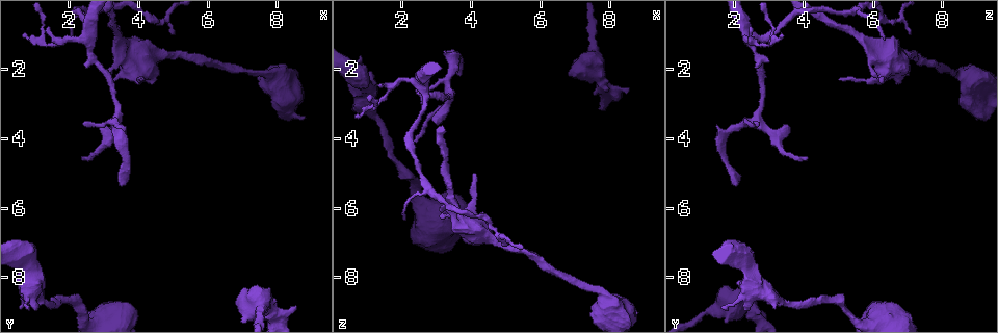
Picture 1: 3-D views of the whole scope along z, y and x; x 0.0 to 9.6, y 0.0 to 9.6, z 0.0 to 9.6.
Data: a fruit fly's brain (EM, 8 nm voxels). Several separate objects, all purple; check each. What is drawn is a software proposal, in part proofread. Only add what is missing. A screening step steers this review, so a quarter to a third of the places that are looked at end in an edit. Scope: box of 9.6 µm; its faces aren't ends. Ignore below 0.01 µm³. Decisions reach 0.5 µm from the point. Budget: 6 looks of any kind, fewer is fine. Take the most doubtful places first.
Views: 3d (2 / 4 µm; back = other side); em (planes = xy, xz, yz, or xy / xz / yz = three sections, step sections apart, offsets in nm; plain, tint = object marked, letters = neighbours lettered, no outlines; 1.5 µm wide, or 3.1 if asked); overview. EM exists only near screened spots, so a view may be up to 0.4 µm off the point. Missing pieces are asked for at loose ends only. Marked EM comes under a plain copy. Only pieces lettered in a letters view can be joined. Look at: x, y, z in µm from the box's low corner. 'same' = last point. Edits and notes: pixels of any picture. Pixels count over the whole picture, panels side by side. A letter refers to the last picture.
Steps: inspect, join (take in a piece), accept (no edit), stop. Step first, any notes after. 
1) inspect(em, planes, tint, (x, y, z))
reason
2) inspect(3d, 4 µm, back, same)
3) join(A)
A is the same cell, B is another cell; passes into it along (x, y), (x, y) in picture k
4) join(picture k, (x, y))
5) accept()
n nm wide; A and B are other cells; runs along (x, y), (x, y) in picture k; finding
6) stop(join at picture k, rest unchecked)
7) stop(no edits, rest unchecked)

inspect(3d, 2 µm, (0.95, 8.90, 2.35))
stops while still wide

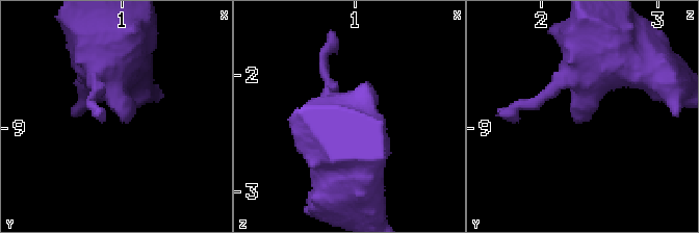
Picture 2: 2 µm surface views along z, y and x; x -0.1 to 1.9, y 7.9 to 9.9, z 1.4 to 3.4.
inspect(em, xy, step 8, tint, (1.00, 8.94, 2.32))

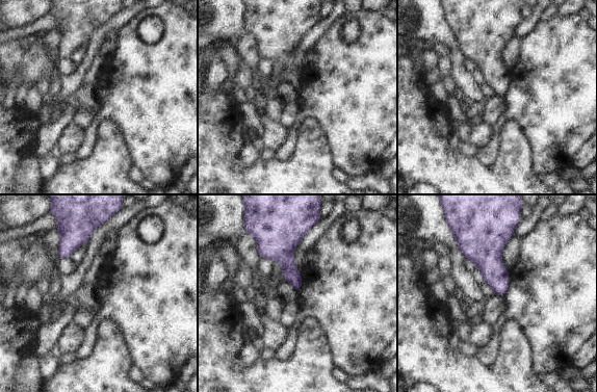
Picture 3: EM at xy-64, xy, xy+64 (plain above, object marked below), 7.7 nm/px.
inspect(em, planes, letters, same)
another direction

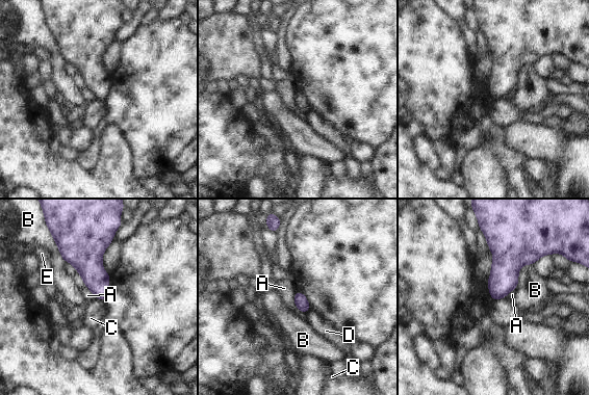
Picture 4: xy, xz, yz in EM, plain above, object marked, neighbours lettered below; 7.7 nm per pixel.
accept()
A, B, C, D and E are other cells; border along (505, 296), (494, 300) in picture 4; none of them fits

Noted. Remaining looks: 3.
inspect(3d, 4 µm, (8.50, 8.85, 2.50))
stops while still wide

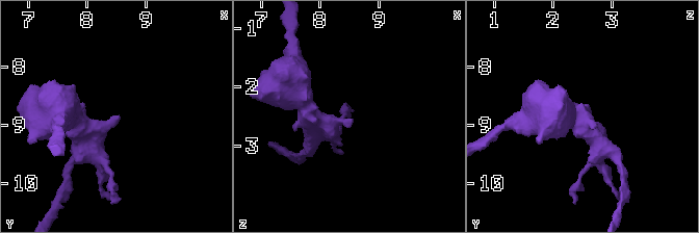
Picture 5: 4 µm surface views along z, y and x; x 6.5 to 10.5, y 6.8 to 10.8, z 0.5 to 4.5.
inspect(em, planes, letters, (8.55, 8.85, 2.50))

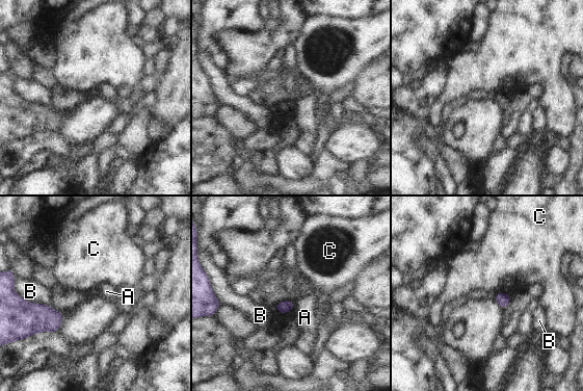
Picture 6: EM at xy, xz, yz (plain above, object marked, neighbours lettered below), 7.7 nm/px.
accept()
A, B and C are other cells; none of them fits

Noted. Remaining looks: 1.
stop(no edits, rest unchecked)

